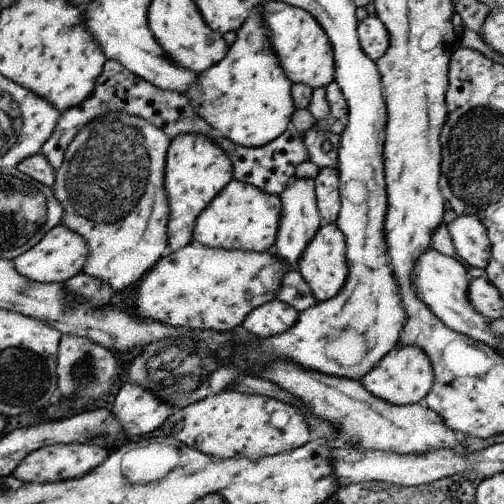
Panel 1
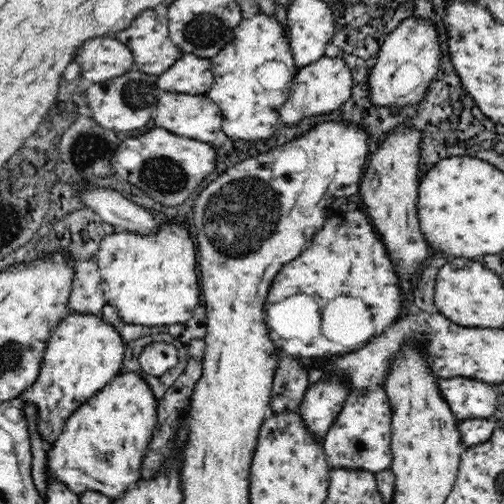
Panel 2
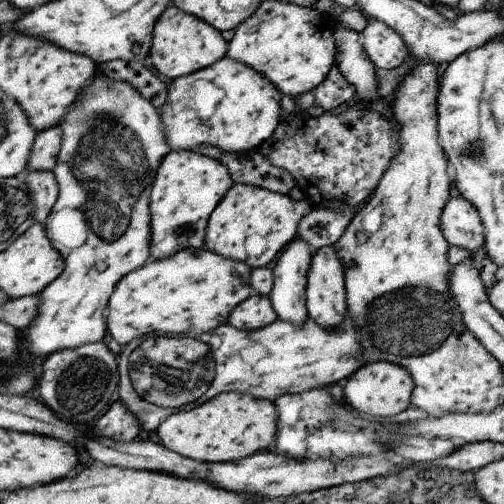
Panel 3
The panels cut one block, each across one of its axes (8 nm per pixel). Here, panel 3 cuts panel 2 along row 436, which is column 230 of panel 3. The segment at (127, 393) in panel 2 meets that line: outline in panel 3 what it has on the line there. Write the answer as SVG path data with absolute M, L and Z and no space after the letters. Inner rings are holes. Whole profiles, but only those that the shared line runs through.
M221 58L219 62L215 62L213 66L207 66L195 74L183 76L183 78L175 78L169 86L169 98L167 102L161 106L159 116L165 124L165 134L167 134L167 142L171 146L171 150L179 152L179 150L193 150L193 148L201 148L205 152L249 152L249 150L257 150L263 142L267 142L279 122L281 122L281 114L283 110L283 92L279 92L273 82L269 82L265 76L261 76L259 72L255 72L253 68L231 60L231 58Z

